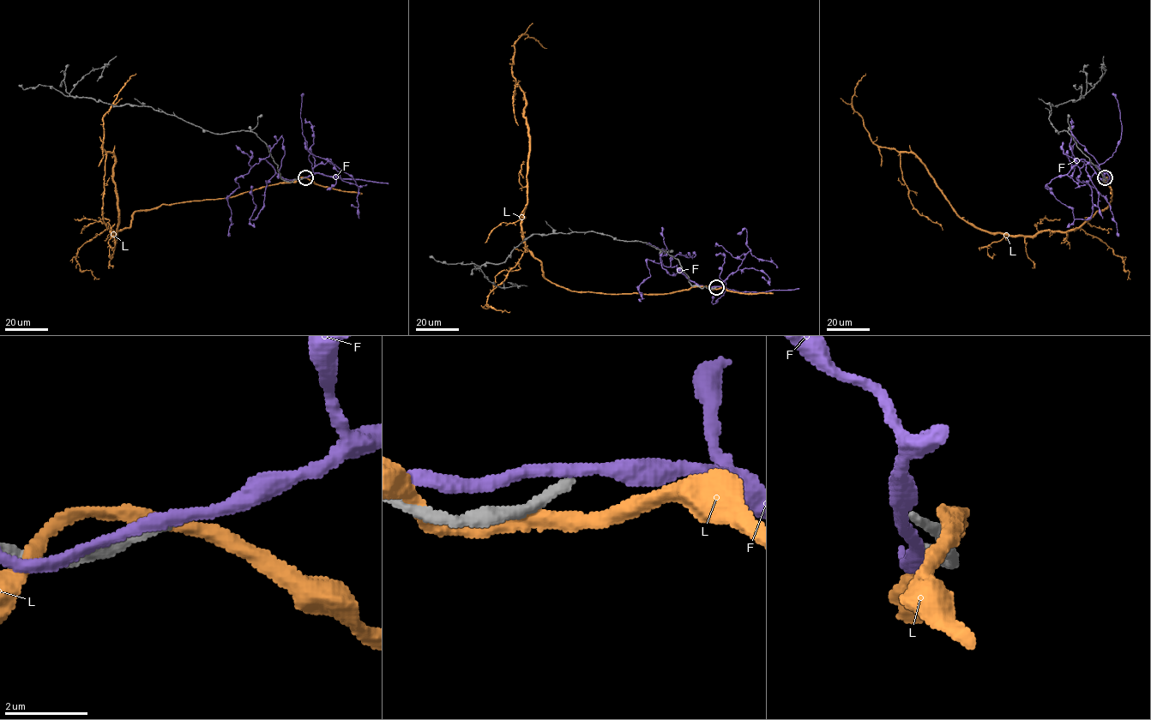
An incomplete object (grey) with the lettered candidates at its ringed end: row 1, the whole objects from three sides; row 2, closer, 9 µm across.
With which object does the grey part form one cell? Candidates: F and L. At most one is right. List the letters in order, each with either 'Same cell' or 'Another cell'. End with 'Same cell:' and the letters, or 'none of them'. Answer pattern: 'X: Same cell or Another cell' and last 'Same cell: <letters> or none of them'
F: Another cell
L: Another cell
Same cell: none of them

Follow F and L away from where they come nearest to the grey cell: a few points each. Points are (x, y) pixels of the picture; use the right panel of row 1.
F: (1104, 176), (1101, 180), (1083, 159), (1077, 178), (1105, 197), (1118, 236)
L: (1105, 177), (1111, 200), (1079, 227), (1033, 236), (977, 229), (916, 156), (871, 140), (852, 104), (865, 74)

